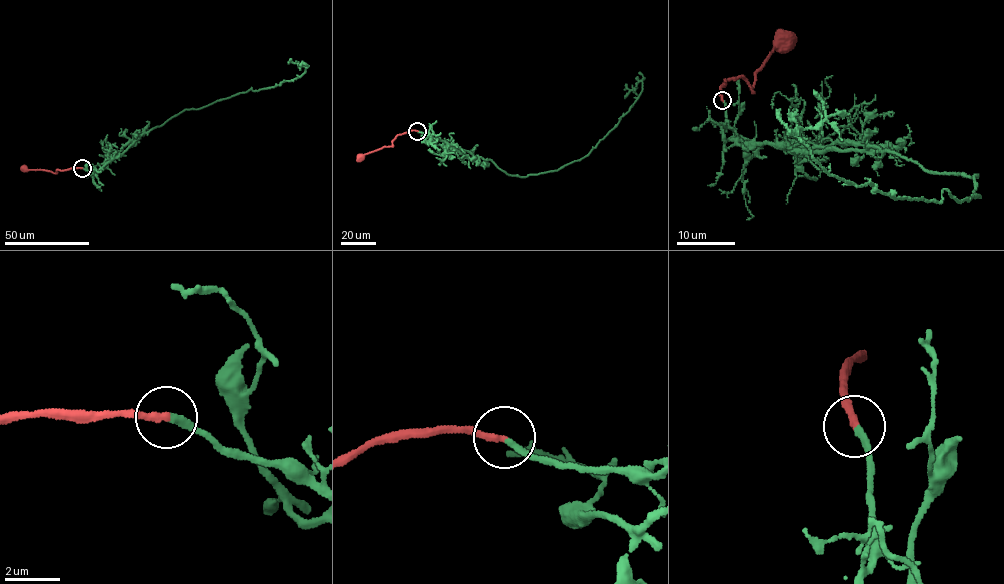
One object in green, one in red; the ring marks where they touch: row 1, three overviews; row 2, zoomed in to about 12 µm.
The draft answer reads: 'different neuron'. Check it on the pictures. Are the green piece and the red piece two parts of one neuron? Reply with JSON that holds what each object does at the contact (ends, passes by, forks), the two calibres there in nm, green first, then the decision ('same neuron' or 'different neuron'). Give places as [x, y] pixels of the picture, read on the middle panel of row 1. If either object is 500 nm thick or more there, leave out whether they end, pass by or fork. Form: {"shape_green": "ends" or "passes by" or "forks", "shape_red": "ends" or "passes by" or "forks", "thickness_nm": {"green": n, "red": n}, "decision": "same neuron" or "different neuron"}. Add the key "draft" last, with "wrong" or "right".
{"shape_green": "ends", "shape_red": "ends", "thickness_nm": {"green": 260, "red": 280}, "decision": "same neuron", "draft": "wrong"}

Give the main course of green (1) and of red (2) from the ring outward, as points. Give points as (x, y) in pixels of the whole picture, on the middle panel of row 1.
1: (417, 131), (524, 177), (558, 170), (587, 155), (628, 112), (642, 90), (641, 81), (624, 98)
2: (417, 131), (398, 134), (392, 146), (360, 157)

